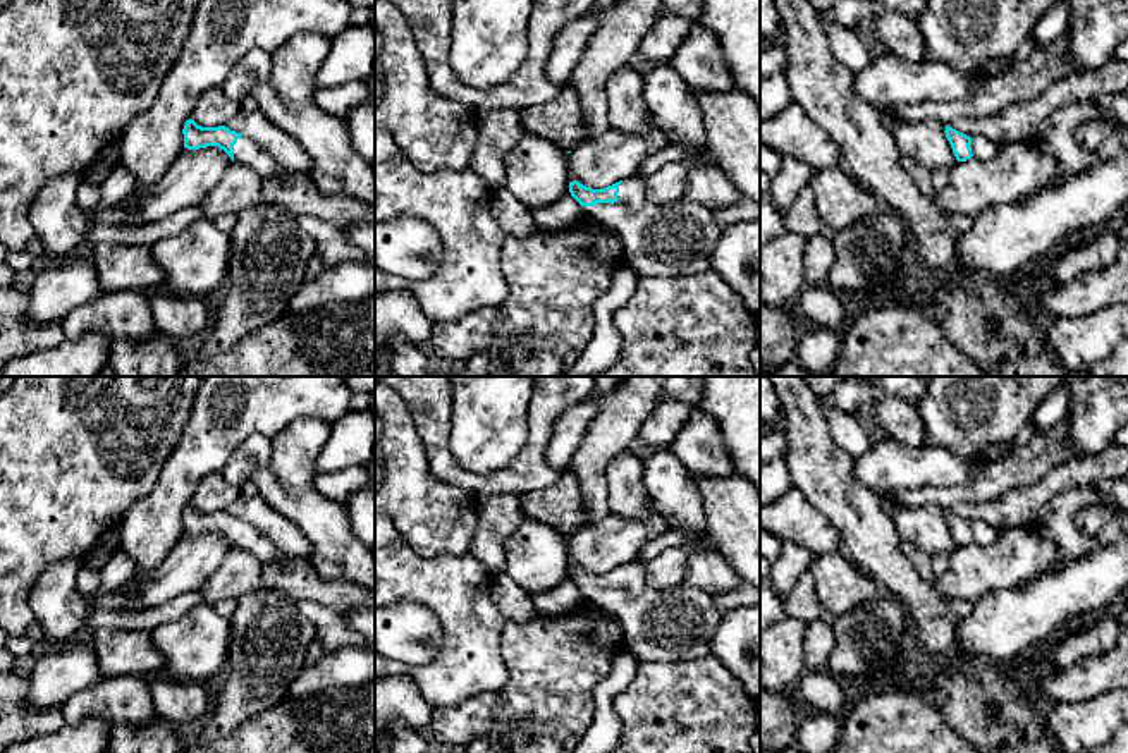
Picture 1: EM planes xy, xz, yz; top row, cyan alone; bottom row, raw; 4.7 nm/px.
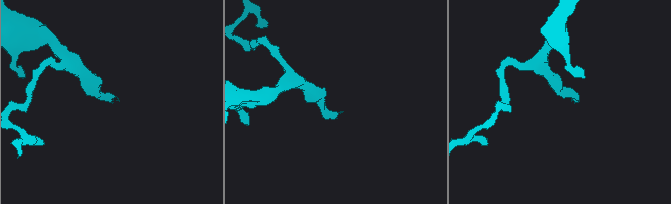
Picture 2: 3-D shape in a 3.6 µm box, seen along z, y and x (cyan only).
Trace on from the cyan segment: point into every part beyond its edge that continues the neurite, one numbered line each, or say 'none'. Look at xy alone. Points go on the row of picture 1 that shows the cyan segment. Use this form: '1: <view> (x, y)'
1: xy (246, 152)

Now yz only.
1: yz (982, 146)

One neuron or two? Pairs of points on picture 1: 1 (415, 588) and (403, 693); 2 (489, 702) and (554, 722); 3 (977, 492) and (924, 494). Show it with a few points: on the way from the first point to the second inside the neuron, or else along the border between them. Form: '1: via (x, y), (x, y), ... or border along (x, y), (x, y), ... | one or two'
1: border along (392, 674), (410, 678), (430, 707) | two
2: border along (497, 693), (492, 729), (487, 734) | two
3: via (963, 494), (937, 494) | one

